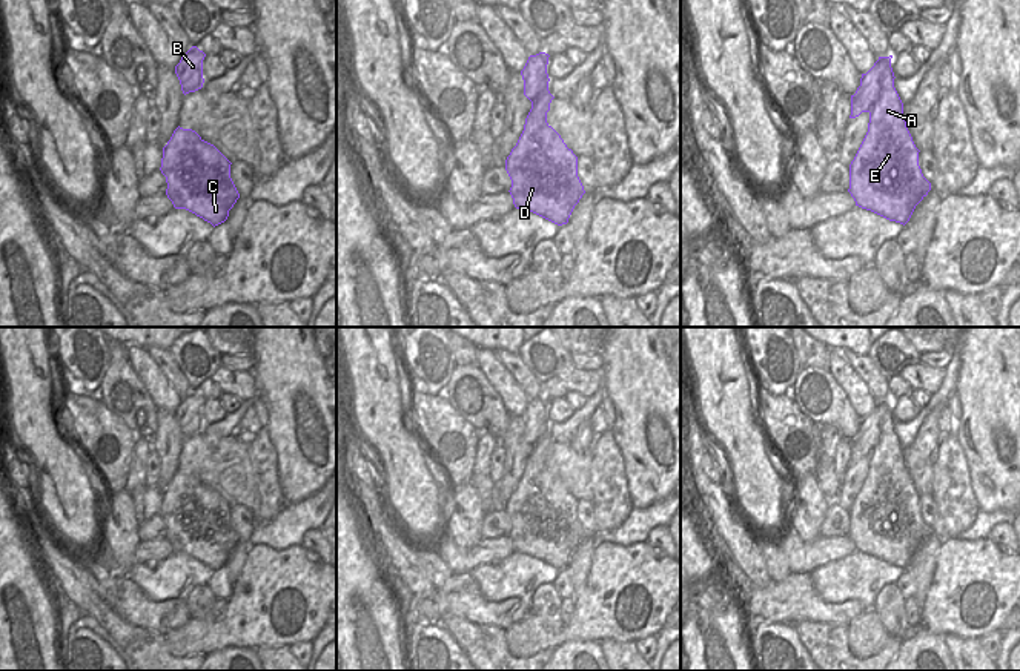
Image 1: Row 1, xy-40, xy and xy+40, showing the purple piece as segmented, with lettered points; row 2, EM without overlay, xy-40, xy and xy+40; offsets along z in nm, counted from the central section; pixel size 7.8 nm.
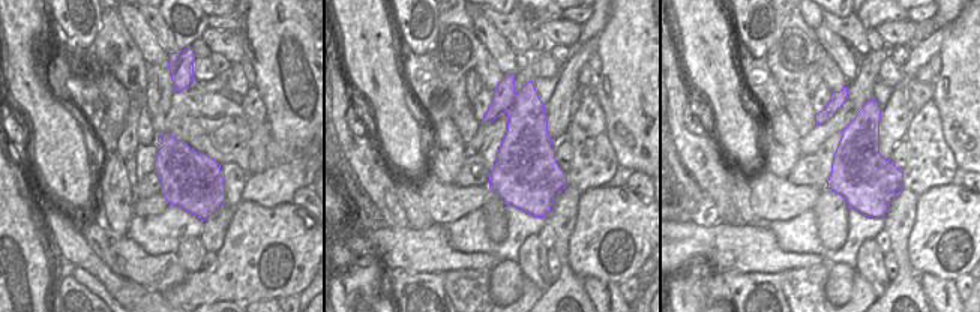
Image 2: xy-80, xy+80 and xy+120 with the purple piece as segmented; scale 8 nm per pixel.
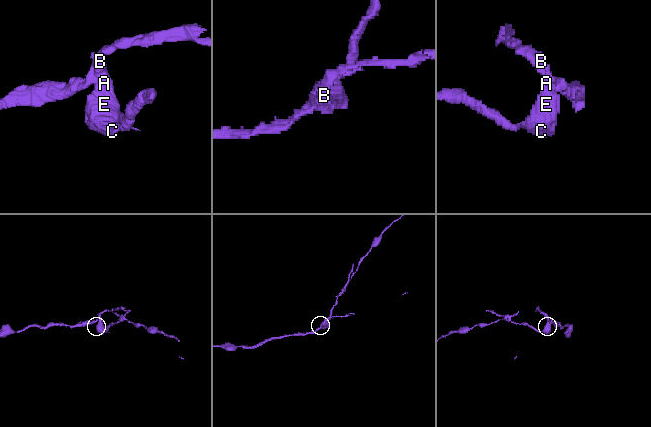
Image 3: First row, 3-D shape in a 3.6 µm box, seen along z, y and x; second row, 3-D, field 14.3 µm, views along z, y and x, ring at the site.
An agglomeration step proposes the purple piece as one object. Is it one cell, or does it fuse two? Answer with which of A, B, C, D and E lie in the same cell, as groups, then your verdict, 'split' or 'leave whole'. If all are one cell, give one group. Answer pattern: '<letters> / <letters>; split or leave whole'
A C D E / B; split

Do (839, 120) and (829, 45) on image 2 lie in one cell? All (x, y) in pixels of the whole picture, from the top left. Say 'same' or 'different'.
different

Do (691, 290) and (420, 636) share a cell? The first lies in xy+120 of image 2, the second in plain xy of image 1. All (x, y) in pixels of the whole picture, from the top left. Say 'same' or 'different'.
different

